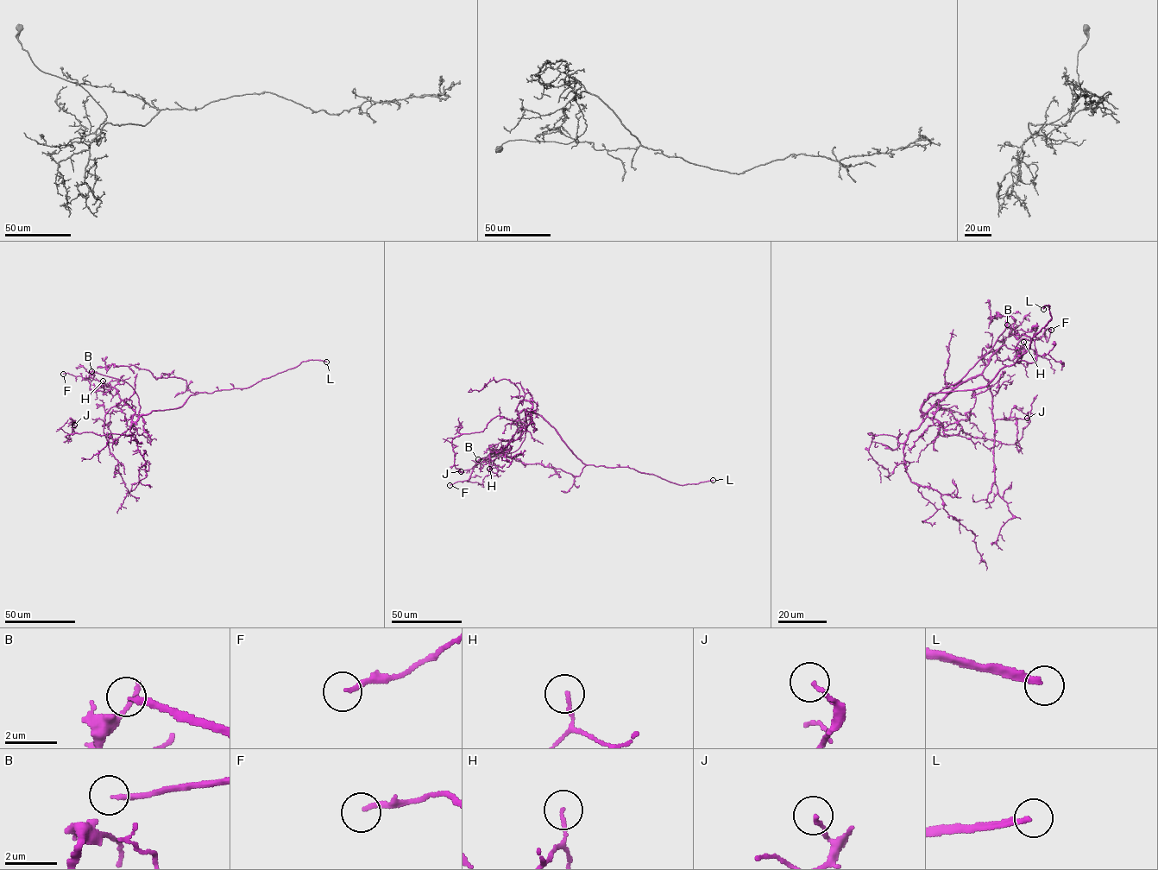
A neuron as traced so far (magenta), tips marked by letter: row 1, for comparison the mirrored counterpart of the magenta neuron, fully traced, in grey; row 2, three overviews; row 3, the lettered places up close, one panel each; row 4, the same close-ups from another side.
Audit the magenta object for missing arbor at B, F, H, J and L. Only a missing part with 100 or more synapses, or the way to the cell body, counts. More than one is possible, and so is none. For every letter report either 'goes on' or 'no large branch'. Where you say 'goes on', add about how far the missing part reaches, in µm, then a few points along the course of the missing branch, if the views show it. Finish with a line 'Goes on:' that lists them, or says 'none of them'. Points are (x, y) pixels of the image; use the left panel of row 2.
B: goes on; missing 60 µm
F: no large branch
H: no large branch
J: no large branch
L: goes on; missing 190 µm
Goes on: B, L

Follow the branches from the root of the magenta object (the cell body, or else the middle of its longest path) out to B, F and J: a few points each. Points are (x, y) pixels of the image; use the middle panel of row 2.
B: (545, 420), (537, 413), (525, 411), (526, 429), (520, 446), (512, 452), (478, 459)
F: (545, 420), (537, 413), (522, 410), (519, 413), (521, 425), (506, 447), (477, 463), (468, 480), (449, 485)
J: (545, 420), (523, 410), (516, 421), (497, 416), (482, 431), (456, 437), (451, 444), (454, 465), (461, 471)

